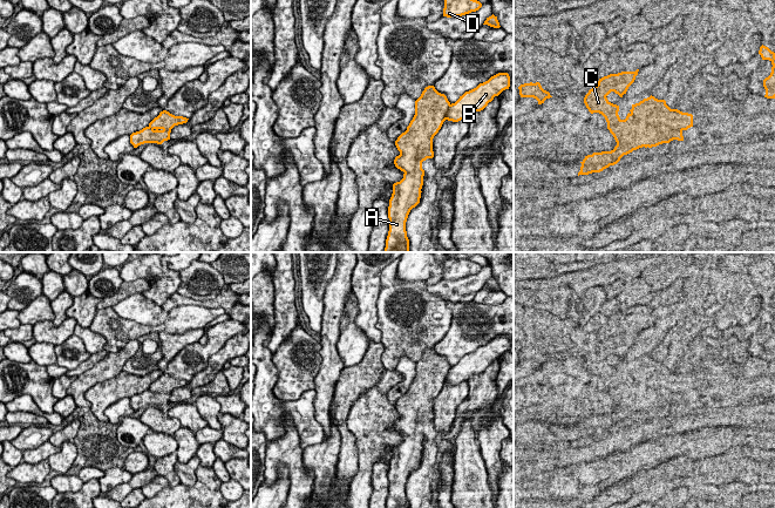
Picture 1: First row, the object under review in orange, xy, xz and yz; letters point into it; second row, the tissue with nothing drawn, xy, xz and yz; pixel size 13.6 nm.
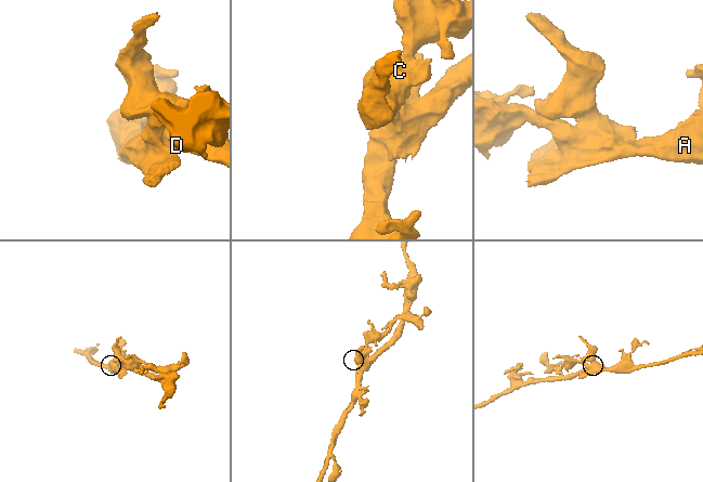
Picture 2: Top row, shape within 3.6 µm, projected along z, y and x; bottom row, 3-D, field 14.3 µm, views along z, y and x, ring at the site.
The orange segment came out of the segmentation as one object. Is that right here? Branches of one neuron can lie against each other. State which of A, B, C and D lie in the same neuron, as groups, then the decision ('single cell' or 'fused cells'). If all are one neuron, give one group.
groups A C D / B; fused cells

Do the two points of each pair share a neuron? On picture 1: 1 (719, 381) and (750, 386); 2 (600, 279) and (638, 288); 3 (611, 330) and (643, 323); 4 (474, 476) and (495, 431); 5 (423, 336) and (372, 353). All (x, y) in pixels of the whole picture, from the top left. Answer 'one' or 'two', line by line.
1: one
2: two
3: one
4: two
5: two

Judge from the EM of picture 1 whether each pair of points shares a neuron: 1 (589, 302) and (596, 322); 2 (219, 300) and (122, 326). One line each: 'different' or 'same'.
1: different
2: different

